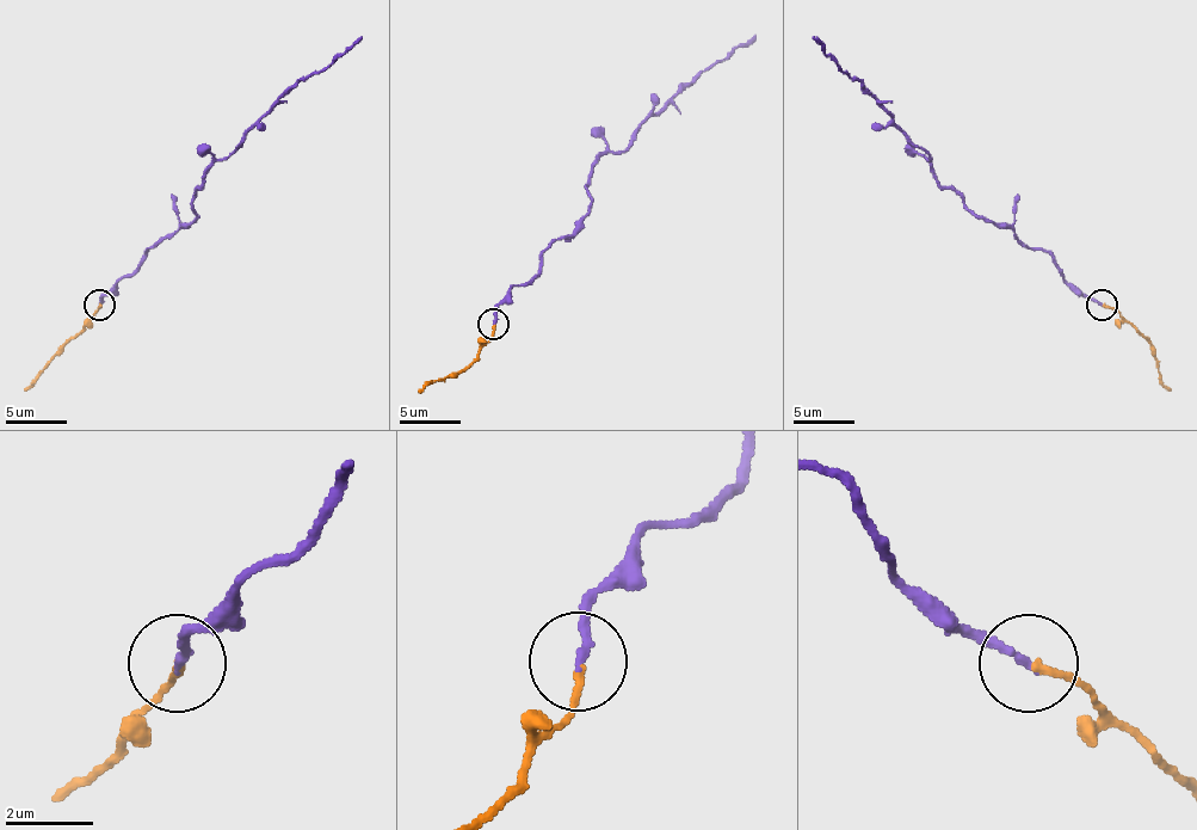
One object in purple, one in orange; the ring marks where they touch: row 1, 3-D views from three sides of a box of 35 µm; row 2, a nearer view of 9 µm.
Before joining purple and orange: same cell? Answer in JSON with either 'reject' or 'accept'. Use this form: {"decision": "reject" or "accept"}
{"decision": "accept"}

